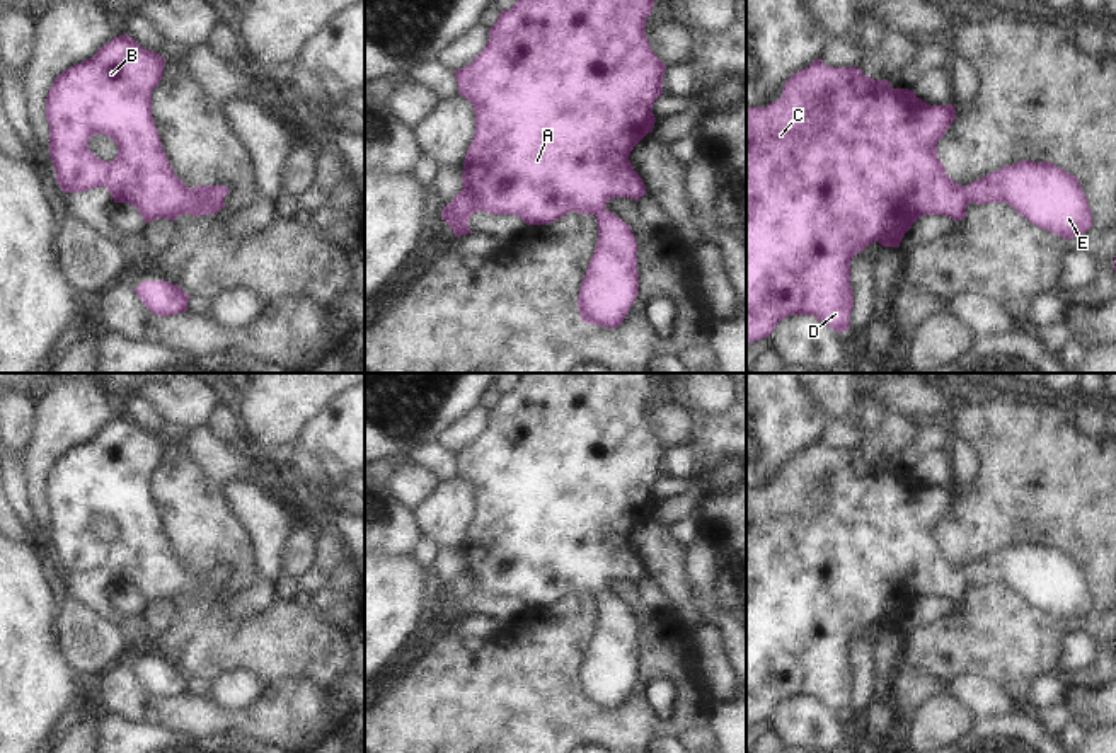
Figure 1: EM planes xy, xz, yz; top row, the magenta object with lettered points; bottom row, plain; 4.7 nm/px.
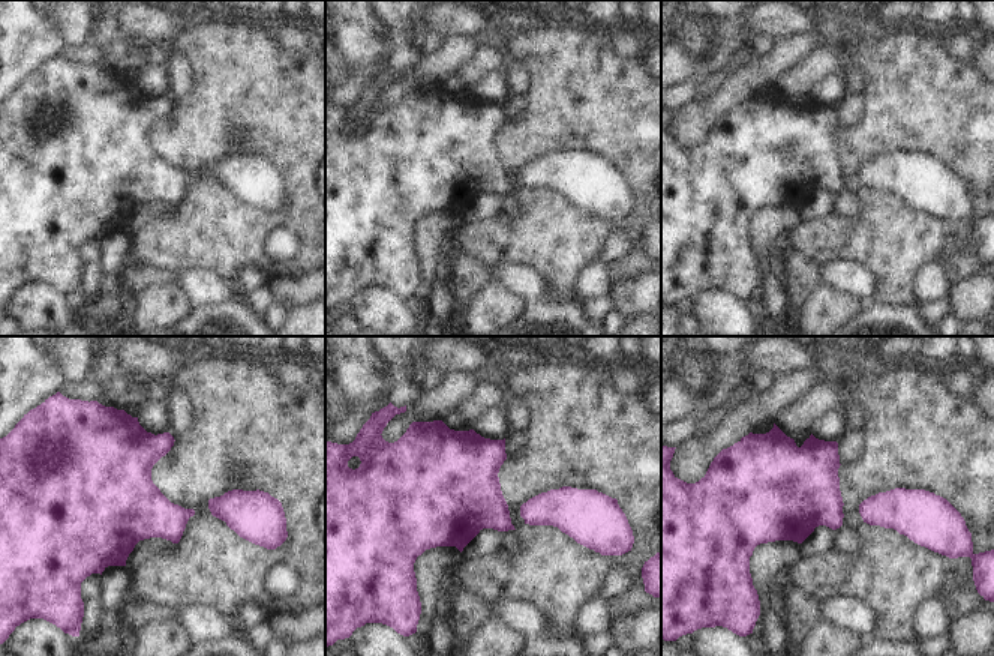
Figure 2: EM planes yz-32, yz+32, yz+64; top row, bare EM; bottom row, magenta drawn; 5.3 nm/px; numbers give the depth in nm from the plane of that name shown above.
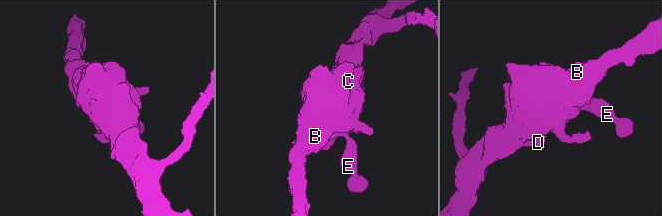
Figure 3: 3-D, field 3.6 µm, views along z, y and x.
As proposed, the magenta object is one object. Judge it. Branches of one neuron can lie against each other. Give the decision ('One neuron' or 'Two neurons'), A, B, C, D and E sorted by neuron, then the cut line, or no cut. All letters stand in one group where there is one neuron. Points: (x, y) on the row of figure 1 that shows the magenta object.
One neuron. Groups: A B C D E. No split.

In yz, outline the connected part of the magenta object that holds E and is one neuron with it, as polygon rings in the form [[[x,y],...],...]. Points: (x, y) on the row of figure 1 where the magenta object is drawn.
[[[821,58],[794,73],[784,83],[784,92],[779,101],[767,107],[746,107],[746,344],[770,337],[777,324],[789,315],[813,315],[835,332],[849,331],[850,312],[854,308],[854,291],[850,288],[850,262],[854,256],[874,242],[879,242],[883,247],[900,247],[901,239],[920,216],[942,215],[958,221],[966,218],[966,208],[969,203],[1007,203],[1036,227],[1067,240],[1085,233],[1092,227],[1092,211],[1077,175],[1068,174],[1051,162],[1022,160],[1014,165],[1005,165],[966,187],[954,182],[946,174],[946,169],[937,157],[937,141],[956,119],[954,109],[952,104],[930,106],[918,99],[913,90],[893,89],[889,80],[874,80],[864,75],[857,66],[826,66]]]

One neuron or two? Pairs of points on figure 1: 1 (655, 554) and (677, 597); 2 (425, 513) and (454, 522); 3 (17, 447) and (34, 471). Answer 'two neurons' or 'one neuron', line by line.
1: one neuron
2: one neuron
3: two neurons

